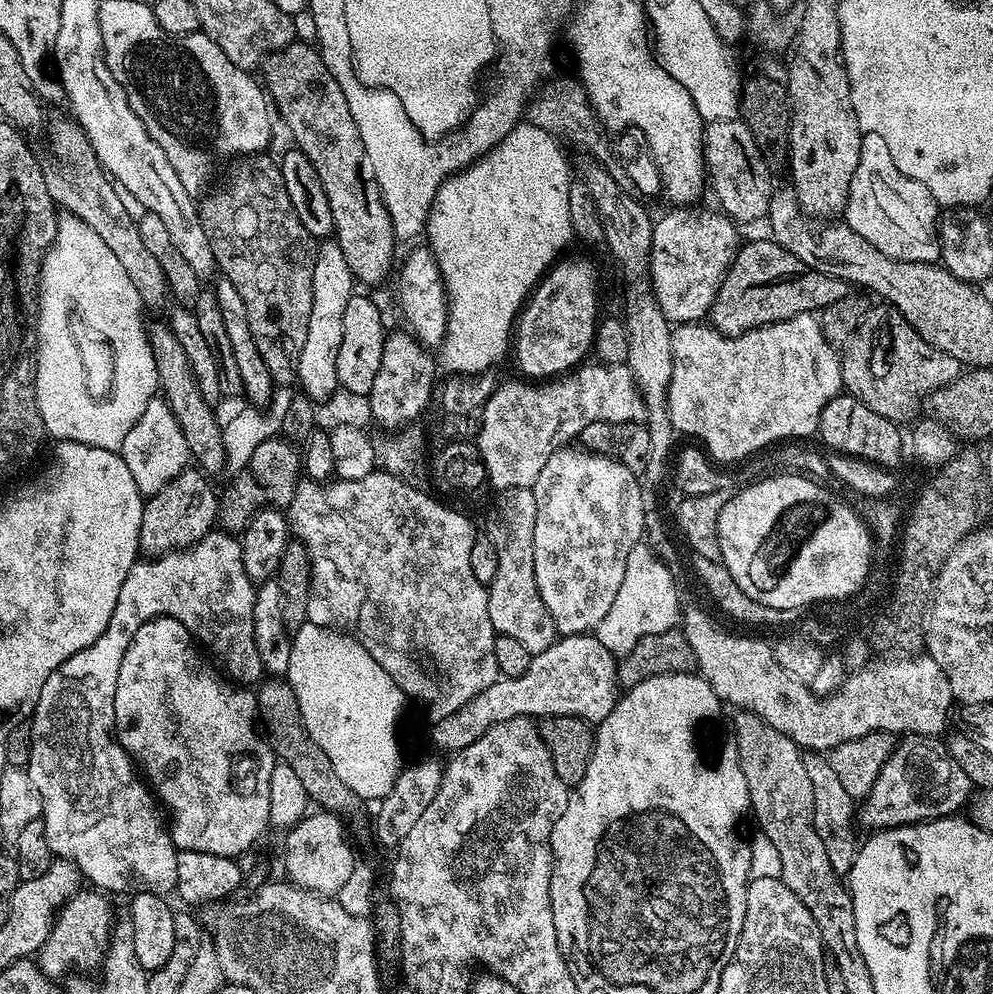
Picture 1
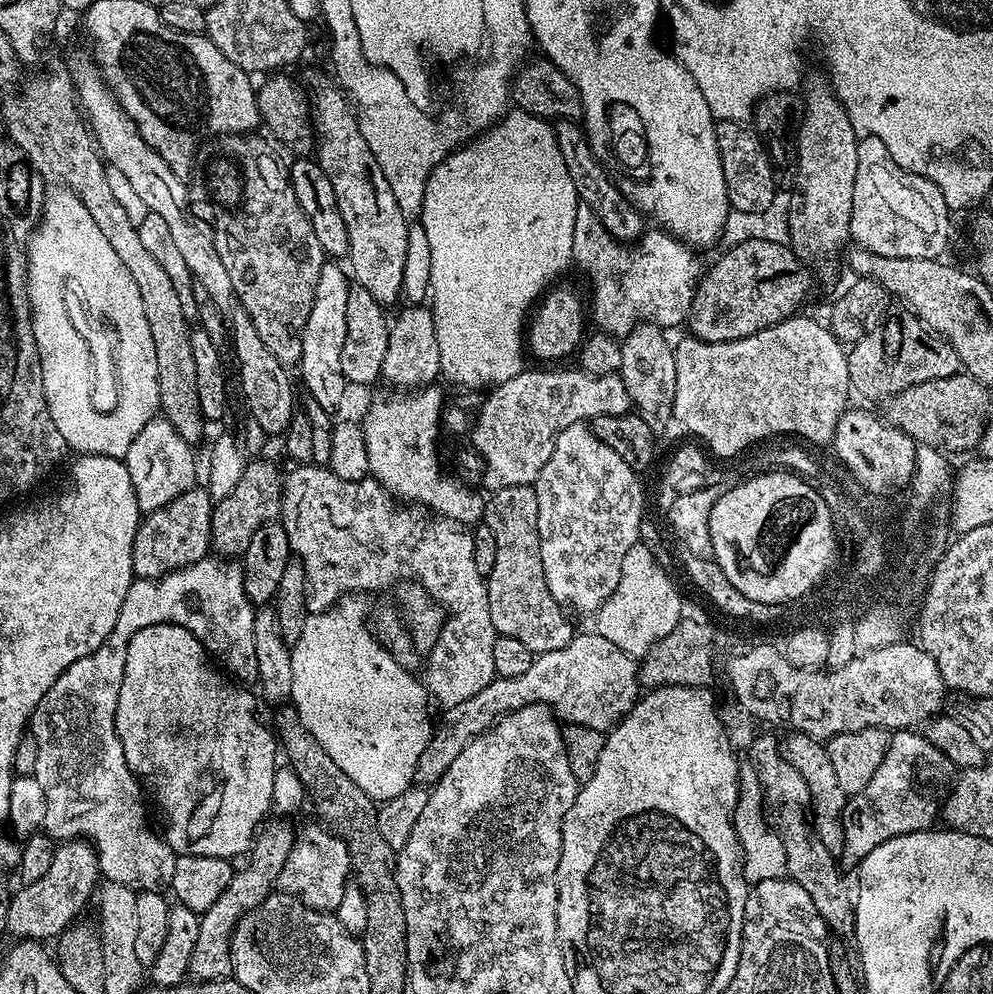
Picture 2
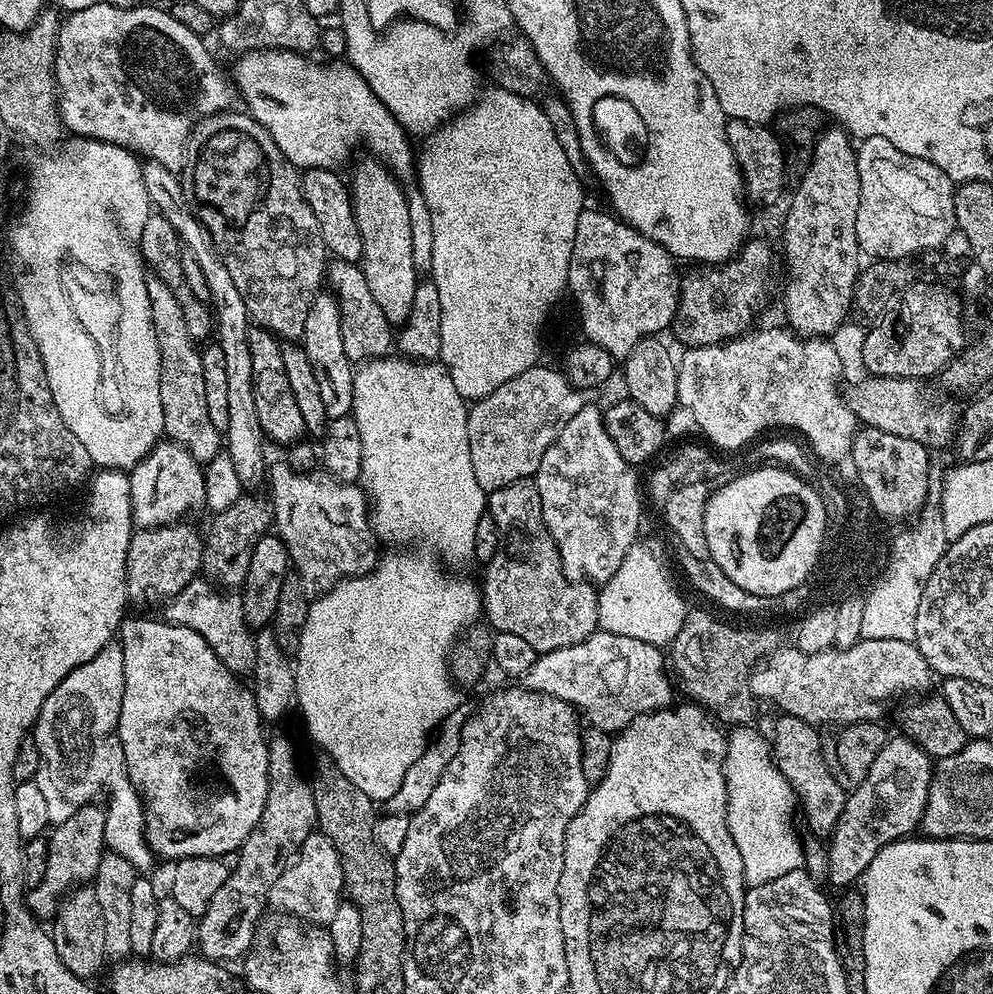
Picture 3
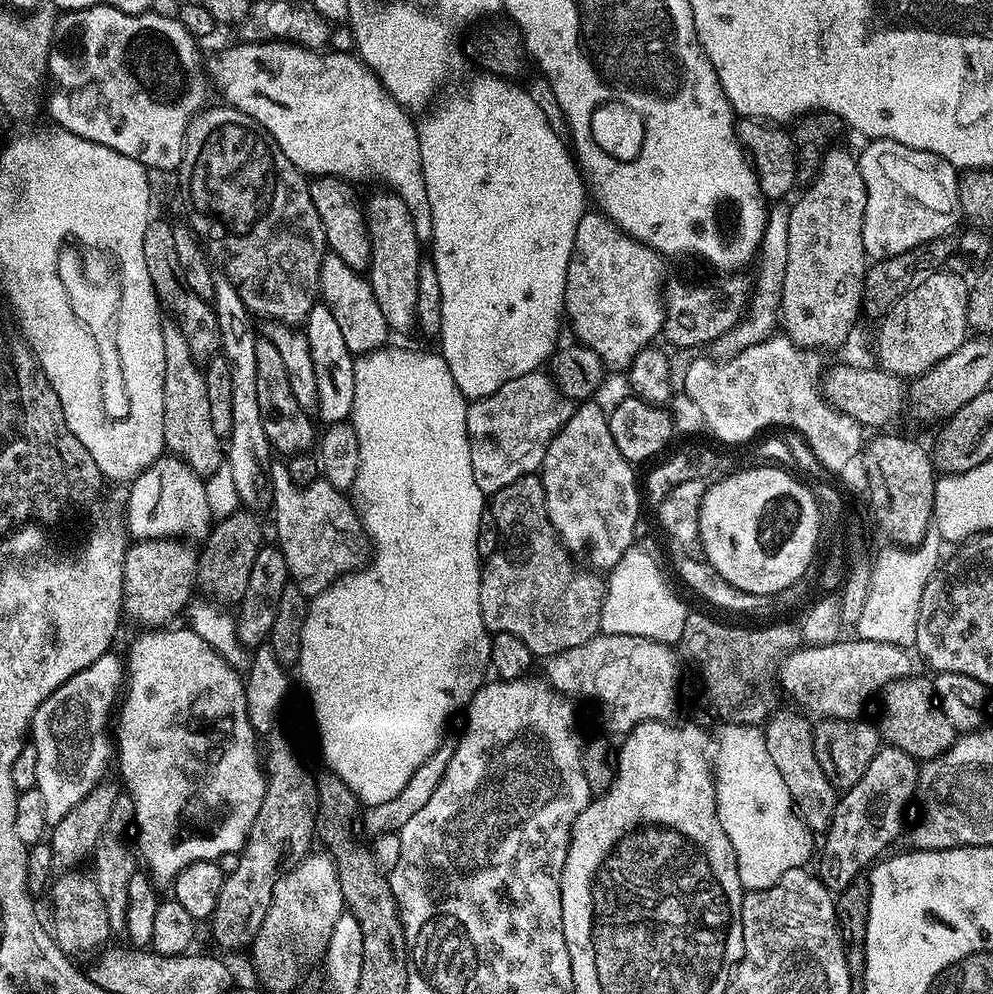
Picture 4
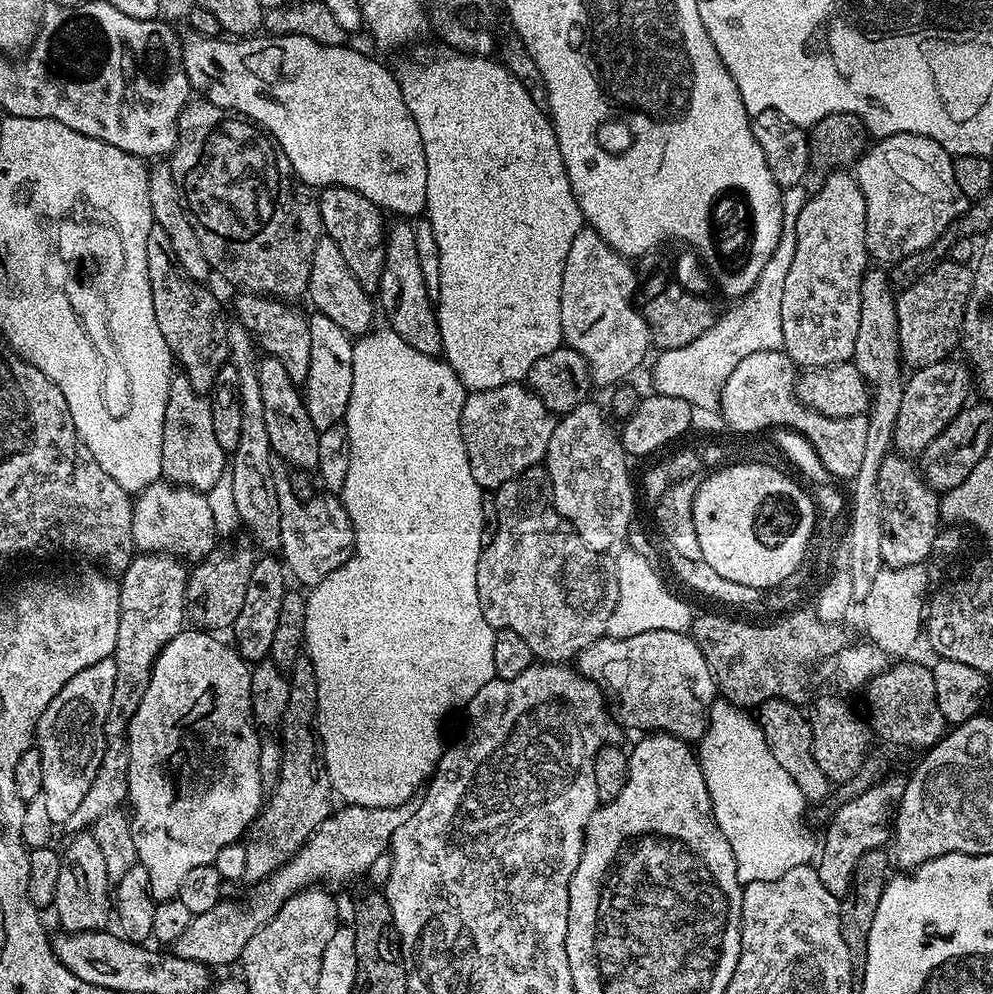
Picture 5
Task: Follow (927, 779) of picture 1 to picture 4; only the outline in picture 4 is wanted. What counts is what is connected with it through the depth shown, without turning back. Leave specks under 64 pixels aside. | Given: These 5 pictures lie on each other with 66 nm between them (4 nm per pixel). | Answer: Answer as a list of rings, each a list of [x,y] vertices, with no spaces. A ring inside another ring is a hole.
[[[884,746],[877,752],[870,766],[866,766],[864,777],[837,799],[832,824],[822,836],[824,849],[818,852],[818,875],[829,892],[844,892],[856,876],[889,851],[887,848],[900,836],[900,827],[904,824],[904,807],[911,796],[913,799],[917,795],[919,782],[917,760],[902,750]]]

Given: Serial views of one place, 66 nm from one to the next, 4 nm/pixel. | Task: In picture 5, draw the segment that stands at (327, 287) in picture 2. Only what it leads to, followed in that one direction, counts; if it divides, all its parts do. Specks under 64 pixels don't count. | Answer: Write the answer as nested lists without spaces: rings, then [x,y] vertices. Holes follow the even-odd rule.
[[[319,314],[308,316],[310,326],[310,374],[302,385],[306,414],[320,433],[330,426],[341,423],[350,402],[350,386],[354,382],[353,337],[330,322],[330,318]]]

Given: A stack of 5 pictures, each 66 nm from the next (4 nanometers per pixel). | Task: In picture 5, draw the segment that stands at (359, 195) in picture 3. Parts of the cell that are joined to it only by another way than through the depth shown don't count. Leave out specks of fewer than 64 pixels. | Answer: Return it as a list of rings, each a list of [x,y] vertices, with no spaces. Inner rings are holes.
[[[398,222],[387,229],[384,249],[384,269],[380,272],[378,304],[388,315],[387,323],[392,331],[398,333],[402,342],[414,346],[418,354],[439,357],[444,351],[440,327],[436,321],[433,297],[426,290],[422,270],[418,266],[418,246],[414,246],[415,227],[408,222]]]

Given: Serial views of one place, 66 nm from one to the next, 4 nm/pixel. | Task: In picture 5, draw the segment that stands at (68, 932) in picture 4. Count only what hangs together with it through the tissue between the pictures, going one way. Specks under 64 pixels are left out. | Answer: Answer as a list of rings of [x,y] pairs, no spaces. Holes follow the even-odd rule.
[[[91,831],[75,833],[60,858],[58,890],[54,913],[60,919],[60,928],[65,932],[98,932],[109,927],[114,916],[114,896],[110,891],[110,881],[106,874],[106,862],[102,859],[102,849],[92,837]]]

